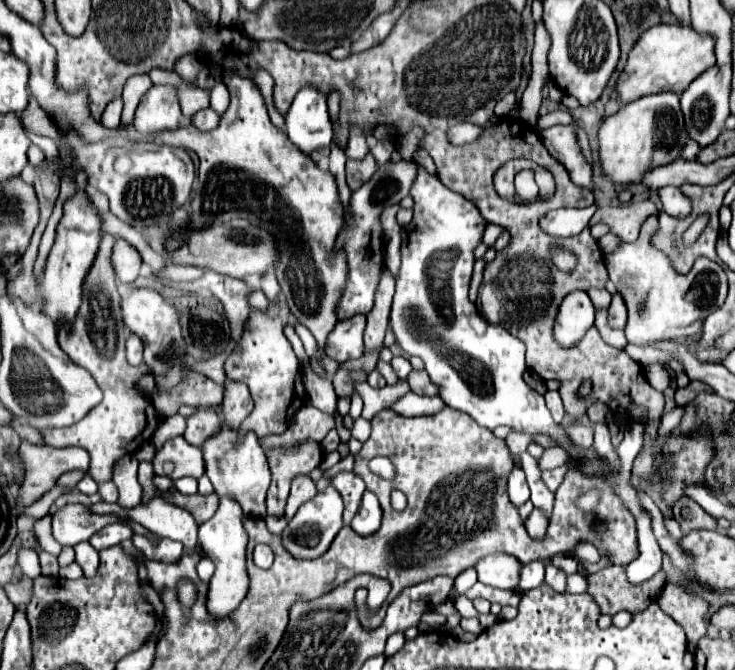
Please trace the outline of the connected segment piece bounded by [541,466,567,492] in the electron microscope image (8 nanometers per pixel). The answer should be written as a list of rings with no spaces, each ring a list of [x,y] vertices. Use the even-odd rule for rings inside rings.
[[[561,466],[561,468],[555,468],[555,470],[545,470],[545,472],[541,474],[541,478],[543,478],[545,486],[547,486],[551,492],[555,492],[557,486],[563,482],[563,474],[565,474],[565,472],[567,472],[567,466]]]

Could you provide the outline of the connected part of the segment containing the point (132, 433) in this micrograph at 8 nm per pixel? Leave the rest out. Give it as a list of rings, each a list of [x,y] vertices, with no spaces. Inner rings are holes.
[[[101,234],[99,252],[95,262],[83,282],[83,302],[73,322],[57,326],[57,338],[61,350],[77,364],[89,370],[103,392],[103,400],[77,424],[69,426],[65,432],[59,428],[41,430],[43,442],[53,448],[63,446],[79,446],[91,454],[91,476],[95,482],[111,480],[111,466],[115,458],[127,454],[127,446],[139,438],[143,428],[147,426],[147,400],[137,388],[137,380],[147,374],[147,366],[133,368],[125,358],[125,326],[121,316],[121,296],[117,292],[115,270],[111,262],[115,238],[109,234]]]

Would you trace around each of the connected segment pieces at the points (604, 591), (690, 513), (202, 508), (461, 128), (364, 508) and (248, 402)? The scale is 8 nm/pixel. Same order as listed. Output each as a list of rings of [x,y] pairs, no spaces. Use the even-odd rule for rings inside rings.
[[[607,566],[597,574],[587,576],[587,594],[597,602],[601,614],[613,616],[619,610],[639,612],[659,598],[665,586],[665,572],[659,570],[653,578],[631,584],[625,576],[625,566]]]
[[[681,498],[681,500],[675,502],[673,516],[681,524],[681,528],[683,528],[685,534],[689,530],[695,530],[695,528],[717,530],[717,520],[709,512],[705,512],[697,502],[693,502],[689,498]]]
[[[179,492],[175,494],[163,494],[163,498],[167,498],[169,502],[189,510],[197,524],[203,524],[207,518],[211,518],[211,514],[215,514],[217,506],[219,506],[219,496],[211,494],[211,496],[201,496],[201,494],[193,494],[193,496],[183,496]]]
[[[457,124],[449,130],[449,142],[459,146],[459,144],[469,144],[479,136],[479,128],[471,124]]]
[[[365,492],[363,494],[363,502],[359,508],[359,514],[355,514],[355,518],[351,520],[351,528],[359,534],[359,536],[371,536],[379,530],[381,526],[381,506],[379,500],[373,492]]]
[[[225,382],[225,398],[223,398],[223,416],[231,426],[239,426],[253,410],[253,398],[241,382]]]

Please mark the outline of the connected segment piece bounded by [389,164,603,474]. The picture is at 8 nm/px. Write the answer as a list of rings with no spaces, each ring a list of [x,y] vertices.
[[[417,164],[411,196],[415,200],[415,228],[405,232],[401,244],[401,272],[389,322],[397,344],[407,356],[419,356],[425,362],[425,370],[431,382],[439,386],[439,398],[447,406],[469,414],[479,426],[489,430],[511,426],[515,432],[547,432],[567,450],[569,466],[583,466],[587,474],[601,474],[599,454],[593,448],[585,452],[573,450],[561,426],[553,422],[543,396],[525,384],[523,342],[501,326],[485,322],[467,296],[475,262],[473,250],[487,226],[479,210],[465,196],[445,188],[421,164]]]

